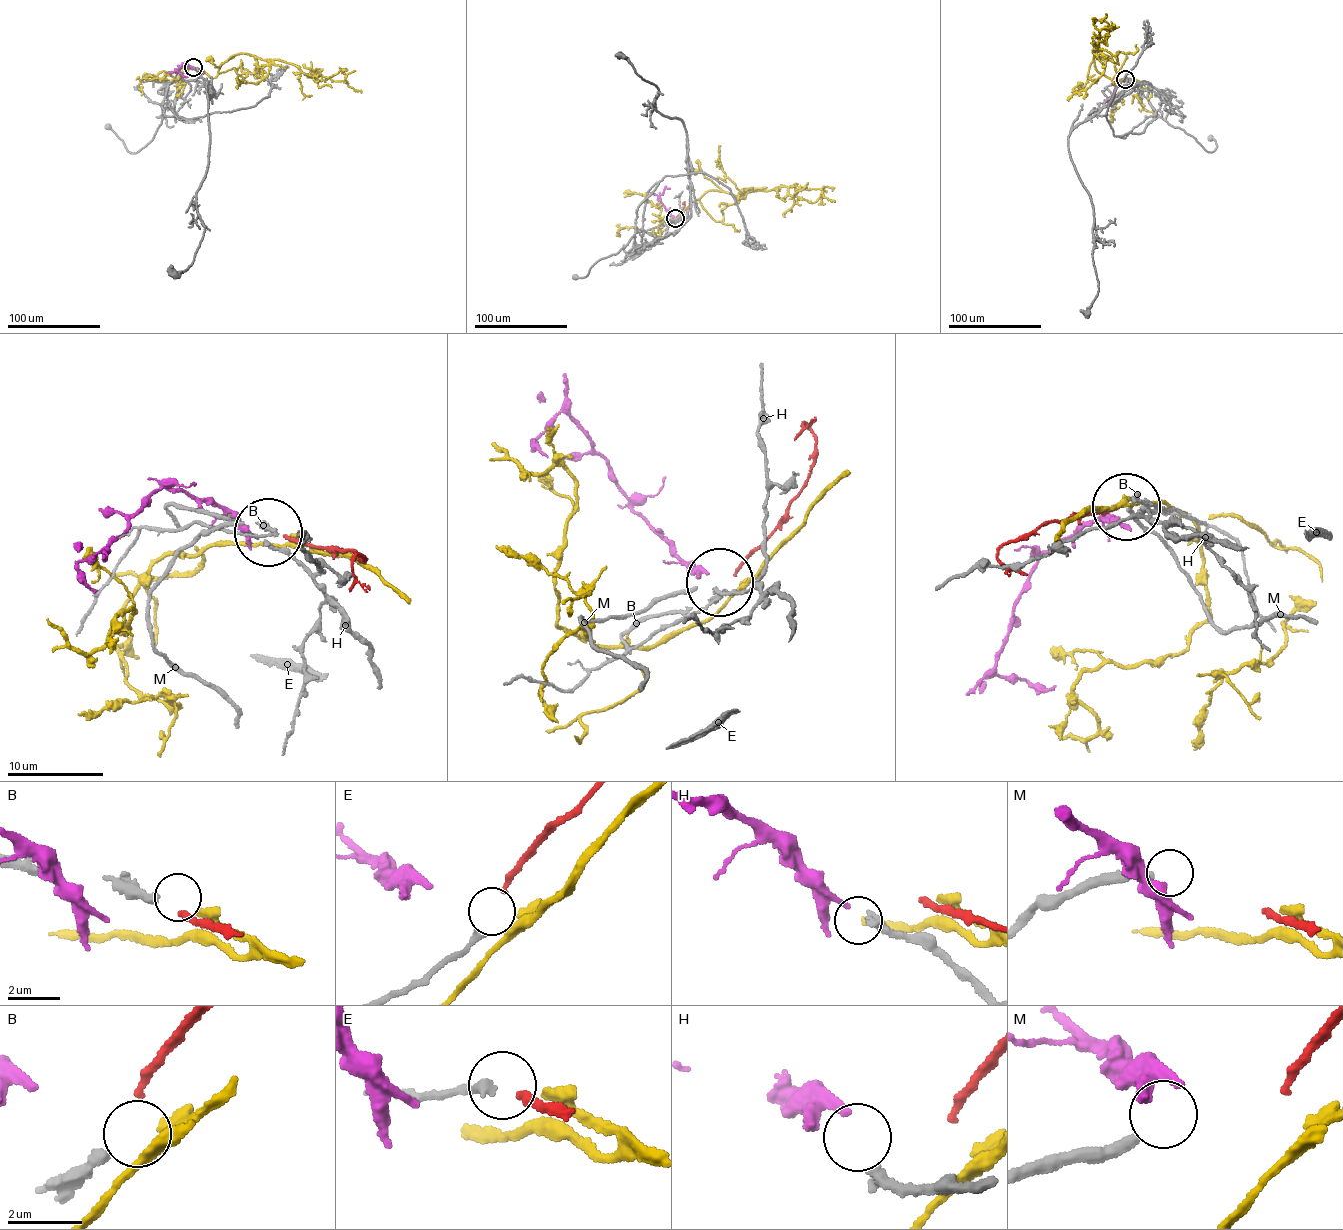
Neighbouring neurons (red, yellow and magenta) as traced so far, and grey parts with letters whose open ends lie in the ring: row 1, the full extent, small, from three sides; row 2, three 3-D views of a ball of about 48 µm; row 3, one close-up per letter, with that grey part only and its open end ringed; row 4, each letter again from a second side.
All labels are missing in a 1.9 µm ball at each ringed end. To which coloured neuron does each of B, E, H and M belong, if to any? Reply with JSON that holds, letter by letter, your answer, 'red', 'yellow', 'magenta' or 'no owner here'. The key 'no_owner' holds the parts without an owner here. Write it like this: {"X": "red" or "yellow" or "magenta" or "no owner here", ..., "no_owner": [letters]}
{"B": "yellow", "E": "red", "H": "magenta", "M": "no owner here", "no_owner": ["M"]}

